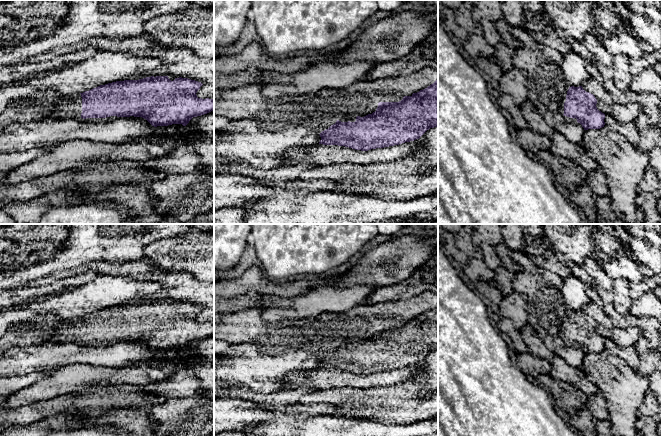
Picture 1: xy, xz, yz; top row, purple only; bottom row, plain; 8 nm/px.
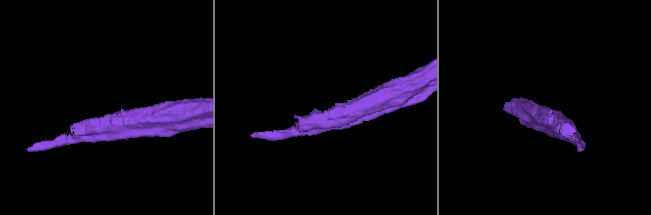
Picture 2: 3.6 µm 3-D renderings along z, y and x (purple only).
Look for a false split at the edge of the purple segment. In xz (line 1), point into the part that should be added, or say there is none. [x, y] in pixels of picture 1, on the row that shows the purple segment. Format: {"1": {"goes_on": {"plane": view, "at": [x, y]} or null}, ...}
{"1": {"goes_on": null}}

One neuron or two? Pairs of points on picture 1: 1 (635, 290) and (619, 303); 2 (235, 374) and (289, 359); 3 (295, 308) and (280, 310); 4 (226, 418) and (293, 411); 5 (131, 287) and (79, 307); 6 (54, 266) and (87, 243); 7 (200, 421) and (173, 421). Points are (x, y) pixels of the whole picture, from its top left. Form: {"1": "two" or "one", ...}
{"1": "one", "2": "one", "3": "one", "4": "one", "5": "one", "6": "one", "7": "one"}

